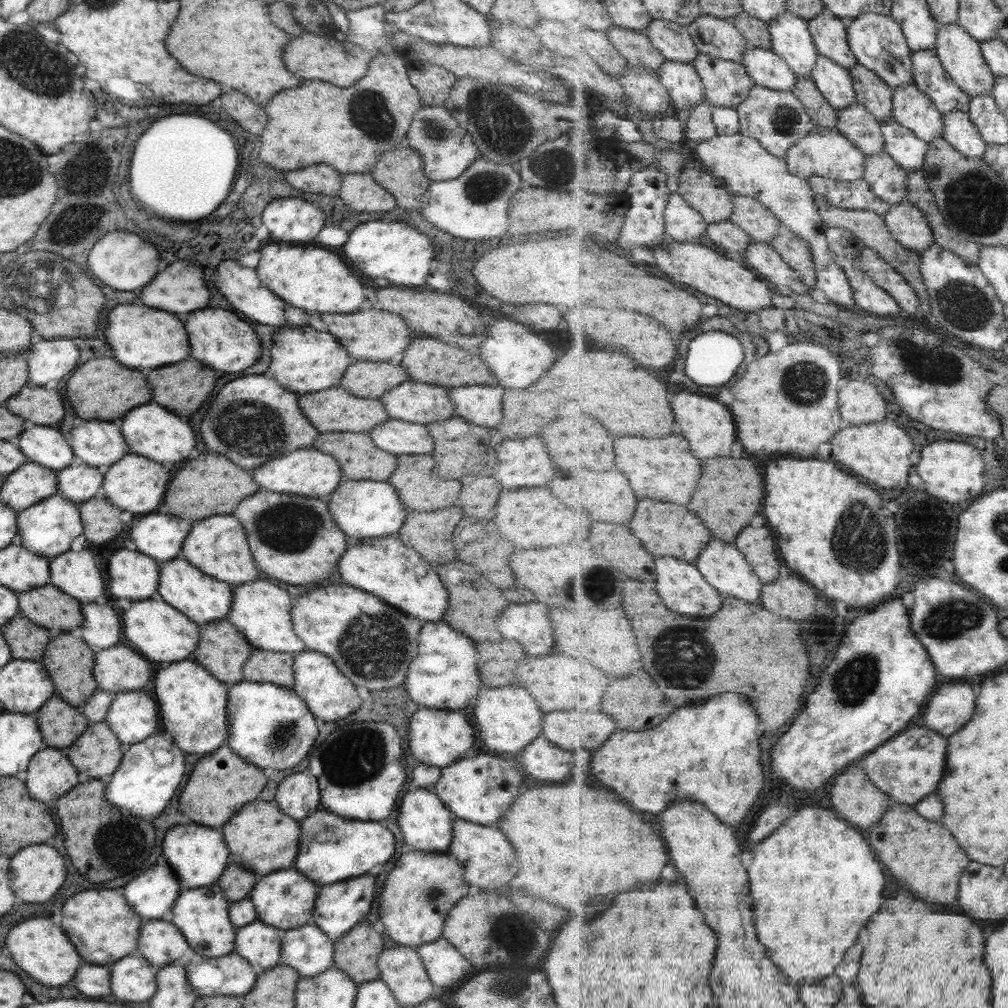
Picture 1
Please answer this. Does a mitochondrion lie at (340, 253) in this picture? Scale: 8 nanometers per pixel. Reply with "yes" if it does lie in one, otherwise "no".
no

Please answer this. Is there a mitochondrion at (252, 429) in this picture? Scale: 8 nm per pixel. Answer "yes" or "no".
yes

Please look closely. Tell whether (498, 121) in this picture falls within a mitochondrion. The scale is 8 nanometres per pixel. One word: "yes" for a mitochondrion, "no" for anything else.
yes

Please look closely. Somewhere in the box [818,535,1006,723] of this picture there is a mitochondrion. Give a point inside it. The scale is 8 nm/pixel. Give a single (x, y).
(951, 617)

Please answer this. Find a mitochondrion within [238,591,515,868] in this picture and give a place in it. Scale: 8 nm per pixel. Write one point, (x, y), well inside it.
(385, 640)

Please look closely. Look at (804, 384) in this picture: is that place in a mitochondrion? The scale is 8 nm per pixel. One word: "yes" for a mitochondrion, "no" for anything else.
yes

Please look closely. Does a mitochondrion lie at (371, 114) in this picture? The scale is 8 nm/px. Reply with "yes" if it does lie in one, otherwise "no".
yes

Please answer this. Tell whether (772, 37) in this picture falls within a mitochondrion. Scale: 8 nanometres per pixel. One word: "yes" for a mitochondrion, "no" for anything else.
no

